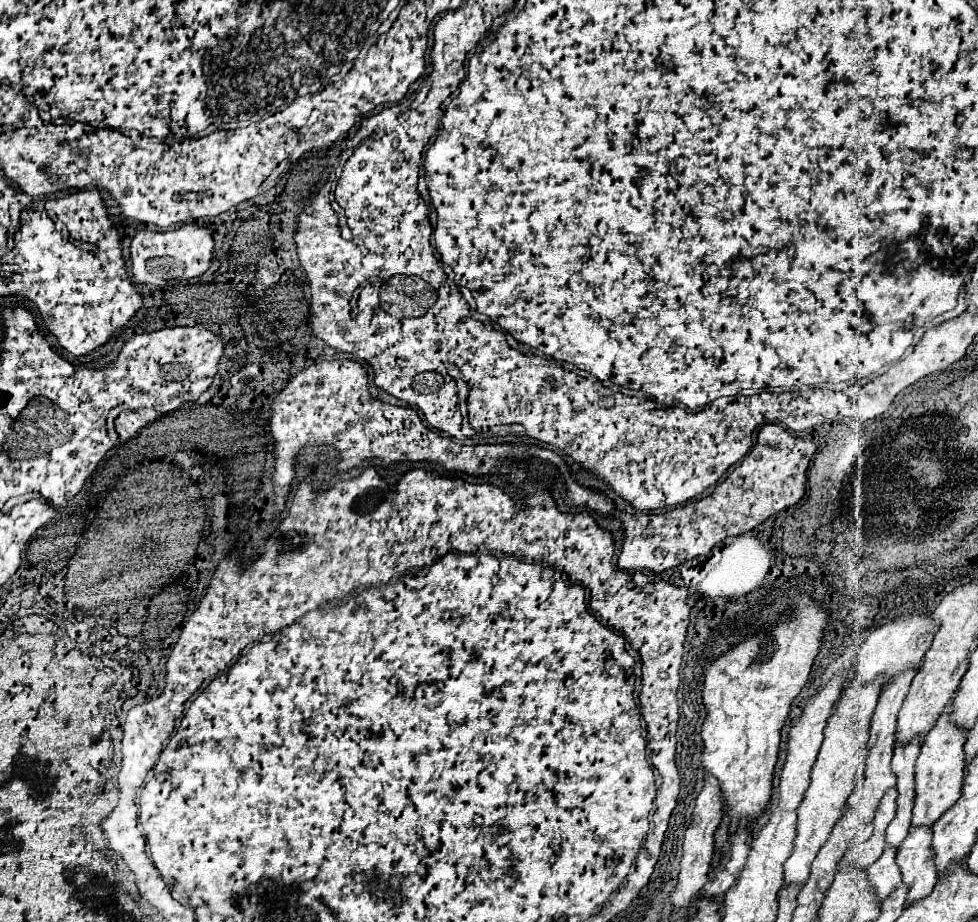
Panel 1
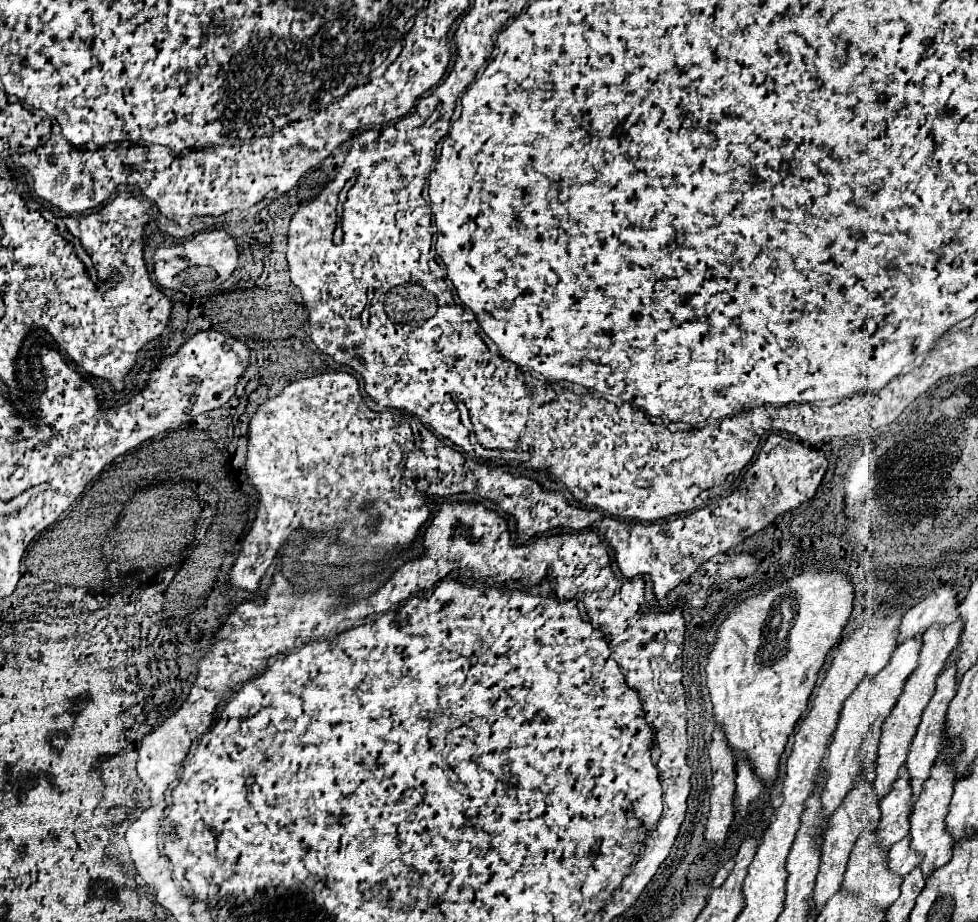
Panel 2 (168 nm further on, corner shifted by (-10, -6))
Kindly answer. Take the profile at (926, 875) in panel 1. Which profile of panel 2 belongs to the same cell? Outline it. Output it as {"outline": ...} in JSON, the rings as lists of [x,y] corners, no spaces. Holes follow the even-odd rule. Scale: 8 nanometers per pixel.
{"outline":[[[934,765],[932,771],[930,771],[930,777],[926,779],[924,783],[924,793],[920,795],[920,799],[916,801],[914,805],[914,811],[910,815],[910,837],[912,837],[912,843],[910,843],[910,849],[924,855],[922,863],[920,863],[920,869],[924,873],[924,879],[930,877],[932,871],[940,869],[942,865],[946,865],[950,859],[952,859],[952,847],[954,847],[954,841],[950,839],[950,835],[946,833],[946,825],[944,825],[944,819],[946,819],[946,809],[950,805],[950,799],[952,799],[952,787],[954,787],[954,773],[950,771],[950,765]]]}

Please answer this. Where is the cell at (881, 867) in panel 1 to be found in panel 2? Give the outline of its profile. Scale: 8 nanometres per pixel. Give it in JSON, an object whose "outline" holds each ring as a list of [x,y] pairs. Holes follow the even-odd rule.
{"outline":[[[904,837],[902,841],[894,843],[890,847],[890,853],[888,853],[888,867],[892,873],[904,877],[906,873],[910,873],[912,869],[916,869],[922,861],[922,855],[914,853],[910,849],[910,837]]]}

